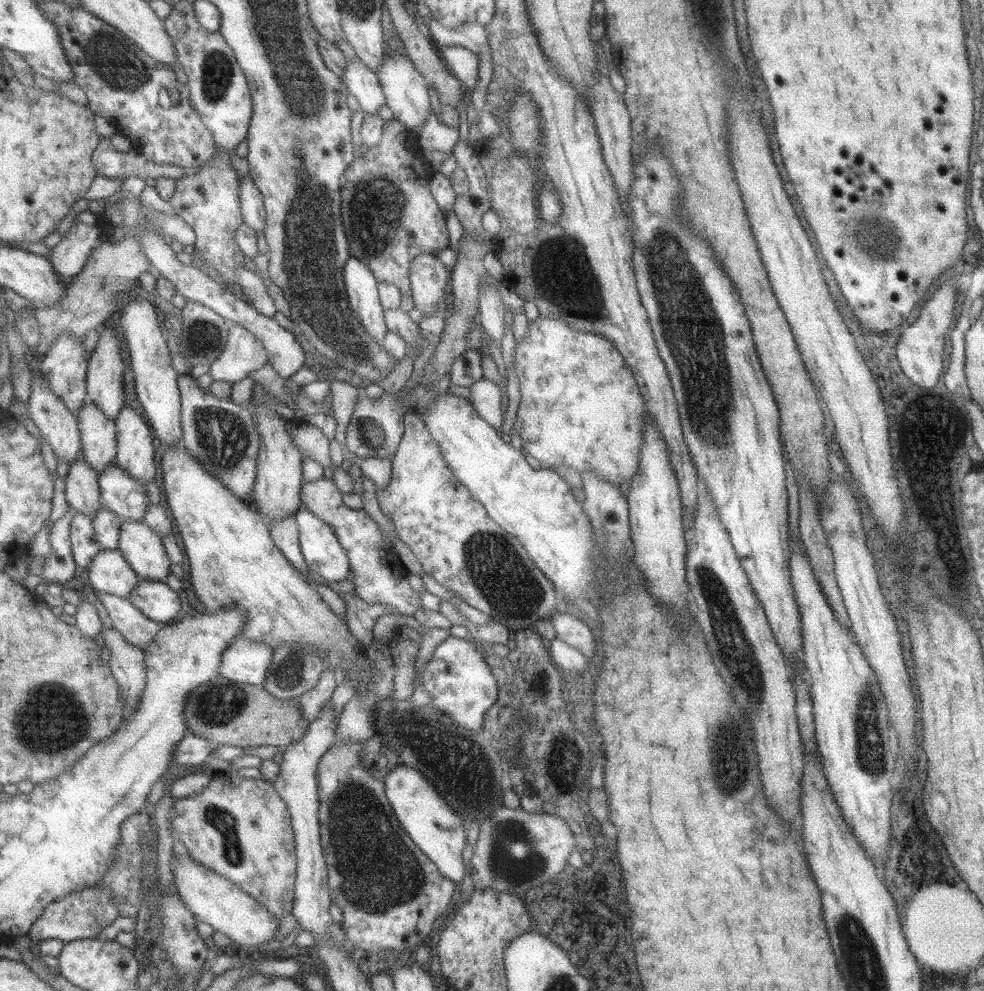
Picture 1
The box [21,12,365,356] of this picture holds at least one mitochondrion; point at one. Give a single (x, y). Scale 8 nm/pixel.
(112, 59)

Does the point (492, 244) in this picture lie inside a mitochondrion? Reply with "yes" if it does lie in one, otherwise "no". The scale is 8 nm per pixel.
no

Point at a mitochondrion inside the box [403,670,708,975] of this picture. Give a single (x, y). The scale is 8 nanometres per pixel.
(502, 834)

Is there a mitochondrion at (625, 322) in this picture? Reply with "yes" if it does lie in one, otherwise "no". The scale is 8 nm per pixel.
no

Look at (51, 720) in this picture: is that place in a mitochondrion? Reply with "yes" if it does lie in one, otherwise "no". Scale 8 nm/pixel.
yes

